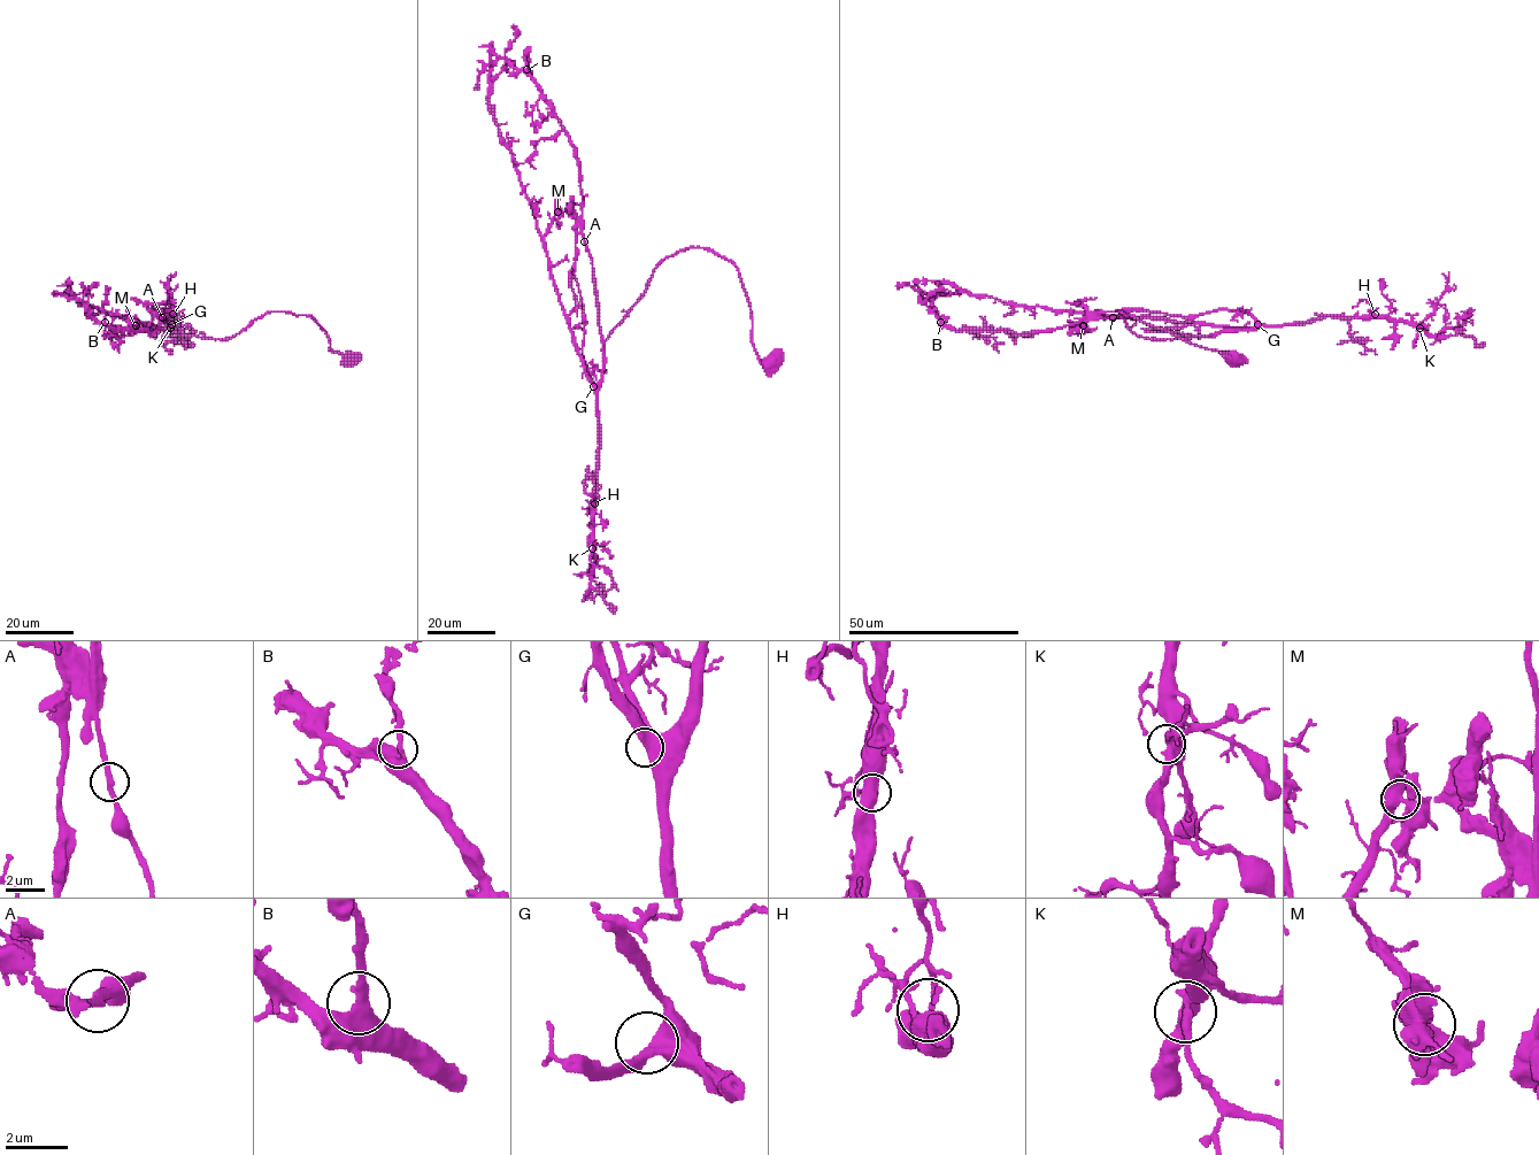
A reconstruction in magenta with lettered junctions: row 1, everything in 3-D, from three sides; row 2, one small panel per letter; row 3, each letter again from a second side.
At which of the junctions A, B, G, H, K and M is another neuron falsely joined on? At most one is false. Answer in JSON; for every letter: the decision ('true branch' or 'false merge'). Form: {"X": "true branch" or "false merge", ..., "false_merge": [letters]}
{"A": "true branch", "B": "true branch", "G": "true branch", "H": "true branch", "K": "true branch", "M": "true branch", "false_merge": []}

